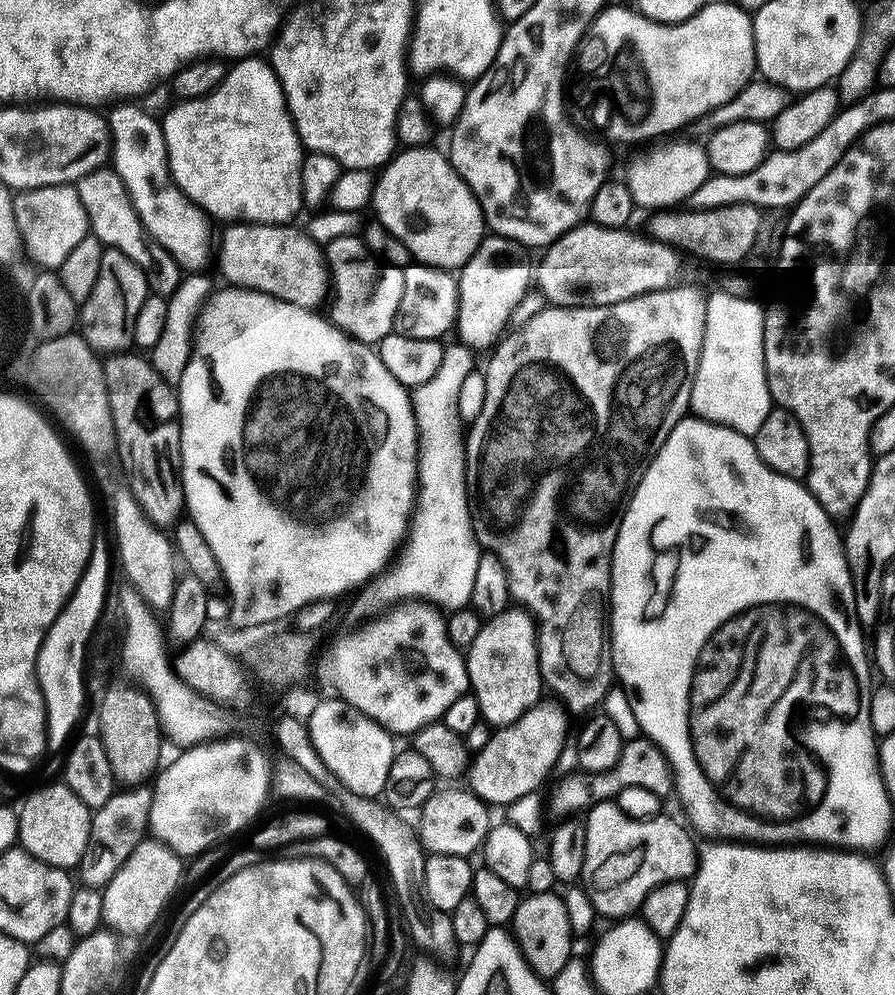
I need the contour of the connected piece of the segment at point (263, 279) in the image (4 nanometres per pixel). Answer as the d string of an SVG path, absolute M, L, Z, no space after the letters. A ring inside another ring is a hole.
M232 222L227 225L224 237L218 240L218 264L220 272L229 285L238 288L249 288L252 292L265 292L279 300L290 302L299 308L319 309L320 303L330 296L330 273L325 253L307 231L292 228L288 224L250 224Z

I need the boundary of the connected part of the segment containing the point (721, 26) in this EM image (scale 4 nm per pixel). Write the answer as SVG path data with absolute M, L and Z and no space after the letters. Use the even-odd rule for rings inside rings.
M705 3L700 11L681 24L659 24L629 8L605 7L596 15L574 53L574 64L580 67L581 77L596 80L596 92L600 92L604 100L616 104L616 124L624 124L624 136L628 136L628 120L632 120L632 124L640 124L641 142L667 137L664 136L667 132L676 132L683 124L684 127L691 125L699 116L730 102L730 98L753 79L757 71L753 17L739 3ZM636 104L640 104L640 112L635 109Z

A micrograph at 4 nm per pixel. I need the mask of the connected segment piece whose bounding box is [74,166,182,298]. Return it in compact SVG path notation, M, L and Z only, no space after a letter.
M105 166L94 170L76 181L74 187L78 198L82 198L91 235L98 237L105 248L118 250L126 254L130 262L137 264L144 271L151 295L169 298L175 294L182 279L182 270L176 265L170 253L163 250L152 252L153 245L148 233L144 231L144 223L138 218L130 194L115 167Z

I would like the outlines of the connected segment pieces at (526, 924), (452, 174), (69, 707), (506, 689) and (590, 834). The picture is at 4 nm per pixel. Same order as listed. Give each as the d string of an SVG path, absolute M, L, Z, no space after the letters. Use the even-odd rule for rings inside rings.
M555 891L533 892L519 901L510 921L510 931L524 961L541 978L553 978L574 956L574 937L570 914L566 914L563 895ZM557 895L557 896L556 896Z
M425 146L423 148L404 148L397 151L393 155L390 163L379 173L376 181L376 192L372 196L371 207L376 208L375 219L382 226L386 226L386 230L390 230L390 234L394 234L394 238L398 238L405 246L410 250L413 261L421 264L429 264L431 268L442 268L445 270L459 270L464 267L464 263L470 259L473 254L478 250L481 240L486 235L486 225L484 222L484 215L480 209L479 202L476 201L476 195L470 191L466 186L466 182L462 177L456 173L456 169L453 168L451 159L447 155L444 156L440 152L435 152L432 146Z
M93 533L91 557L84 568L83 577L58 618L51 624L37 660L37 676L43 690L44 708L47 710L46 738L50 748L58 748L63 744L82 712L86 689L84 657L88 654L95 633L97 608L109 587L108 546L101 534Z
M509 606L491 617L489 622L481 623L478 638L467 645L466 659L470 692L478 698L483 723L493 726L512 724L526 714L526 710L540 703L542 648L538 643L538 624L531 611Z
M596 802L587 809L586 815L582 887L601 917L631 917L639 913L650 890L671 880L688 882L696 875L698 848L696 852L693 833L667 814L653 816L651 820L635 820L615 802Z

